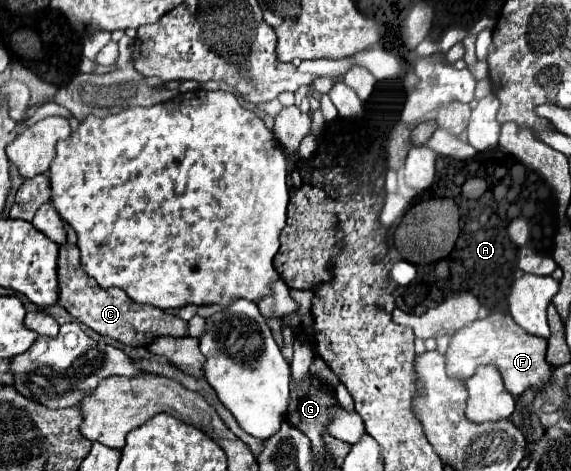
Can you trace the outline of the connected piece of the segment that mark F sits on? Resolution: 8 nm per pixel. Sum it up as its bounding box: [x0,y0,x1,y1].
[445,311,553,397]

